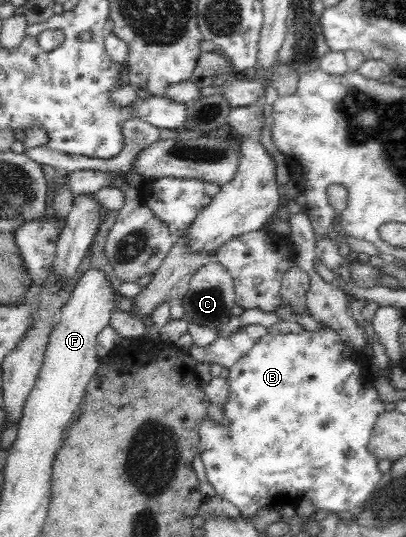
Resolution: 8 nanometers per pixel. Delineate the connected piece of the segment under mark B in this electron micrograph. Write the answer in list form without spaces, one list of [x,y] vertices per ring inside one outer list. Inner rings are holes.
[[[326,326],[326,331],[322,332],[303,332],[302,334],[294,334],[294,333],[287,333],[281,334],[276,331],[269,332],[265,336],[261,337],[255,345],[245,354],[242,359],[237,361],[236,365],[230,370],[229,378],[227,379],[229,386],[230,386],[230,399],[228,405],[222,410],[224,413],[224,423],[219,427],[219,425],[214,424],[208,417],[208,421],[202,424],[200,428],[200,437],[201,437],[201,453],[200,457],[205,466],[206,475],[208,477],[208,481],[211,483],[213,490],[215,490],[216,495],[219,498],[226,499],[227,501],[231,502],[237,509],[239,513],[243,517],[248,517],[254,519],[255,513],[261,507],[265,507],[265,505],[270,509],[275,509],[276,511],[281,506],[289,506],[292,508],[297,508],[301,501],[306,499],[311,499],[313,502],[313,506],[317,510],[329,510],[329,511],[351,511],[351,513],[355,513],[356,515],[361,511],[361,507],[365,505],[365,501],[367,497],[370,497],[371,493],[374,490],[374,487],[377,485],[379,479],[381,479],[382,474],[377,470],[377,463],[378,459],[369,453],[369,450],[366,448],[366,445],[369,442],[369,439],[372,435],[375,423],[377,419],[385,412],[385,404],[379,400],[378,394],[375,389],[372,387],[373,376],[366,373],[366,370],[362,369],[360,366],[357,365],[356,361],[359,356],[353,356],[353,347],[344,341],[339,339],[339,336],[334,332],[331,327]]]

